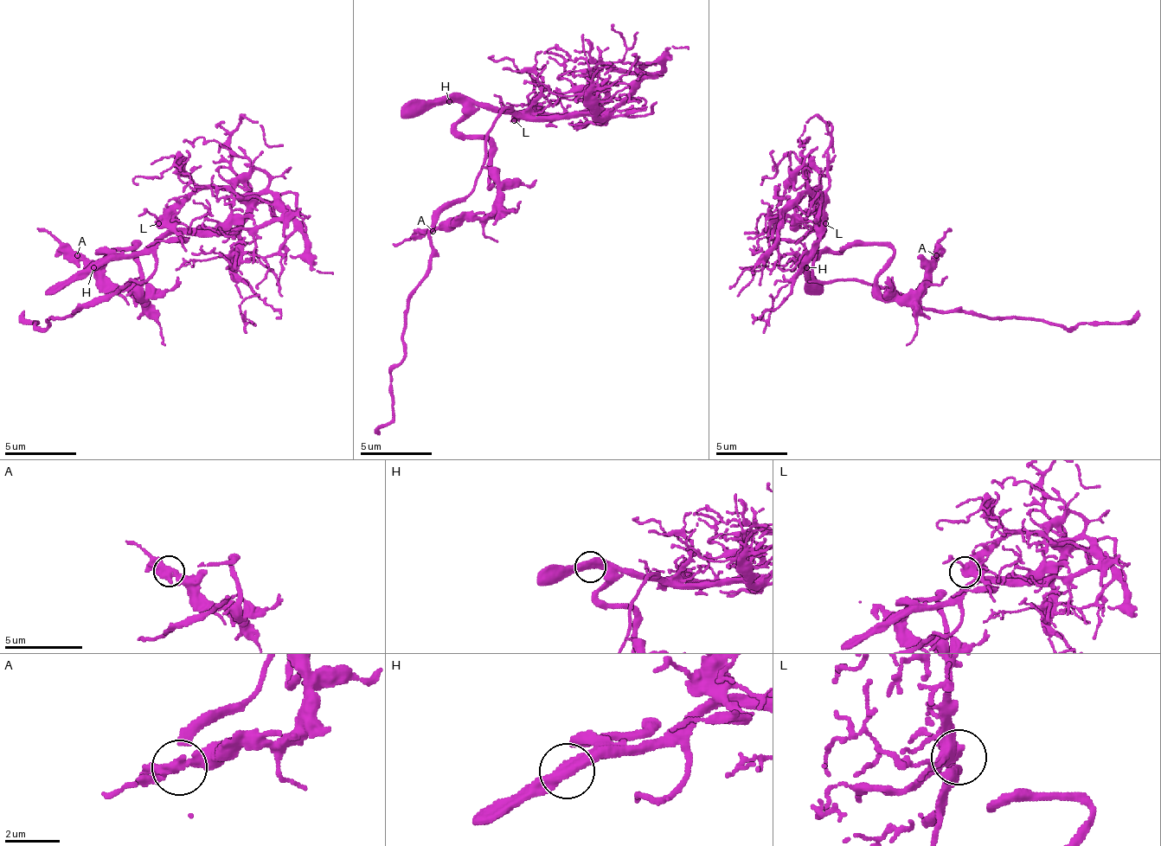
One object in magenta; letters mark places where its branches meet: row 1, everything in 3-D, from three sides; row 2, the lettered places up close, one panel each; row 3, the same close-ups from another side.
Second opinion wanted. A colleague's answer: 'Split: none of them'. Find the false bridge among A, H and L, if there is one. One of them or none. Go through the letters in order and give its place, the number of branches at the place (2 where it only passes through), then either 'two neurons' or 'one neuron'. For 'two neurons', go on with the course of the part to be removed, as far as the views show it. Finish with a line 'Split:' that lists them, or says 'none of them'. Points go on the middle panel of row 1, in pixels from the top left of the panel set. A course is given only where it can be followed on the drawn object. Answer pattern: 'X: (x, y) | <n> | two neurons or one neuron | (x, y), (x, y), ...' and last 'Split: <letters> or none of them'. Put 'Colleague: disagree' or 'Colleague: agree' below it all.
A: (432, 231) | 2 | one neuron
H: (449, 101) | 2 | one neuron
L: (514, 120) | 2 | one neuron
Split: none of them
Colleague: agree

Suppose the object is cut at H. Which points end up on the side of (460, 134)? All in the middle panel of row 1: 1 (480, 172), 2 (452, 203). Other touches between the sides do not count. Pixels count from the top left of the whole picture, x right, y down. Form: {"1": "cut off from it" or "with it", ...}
{"1": "cut off from it", "2": "cut off from it"}

